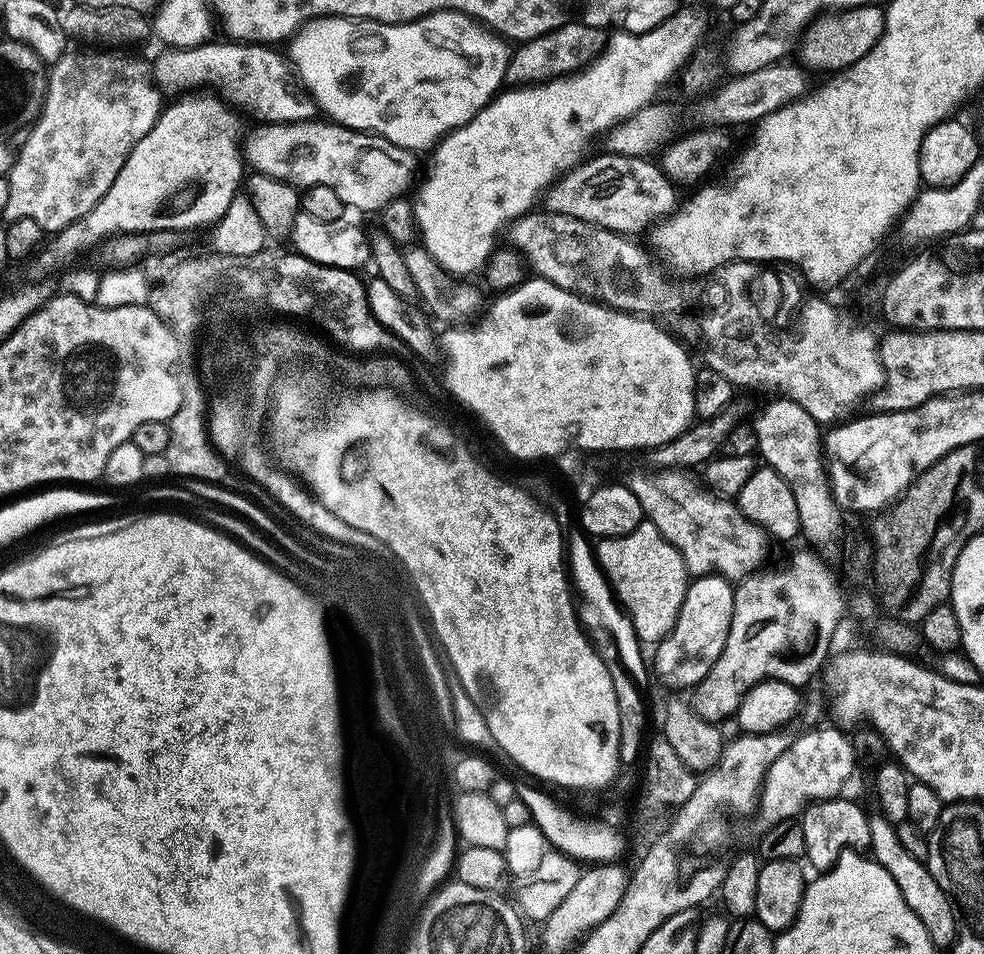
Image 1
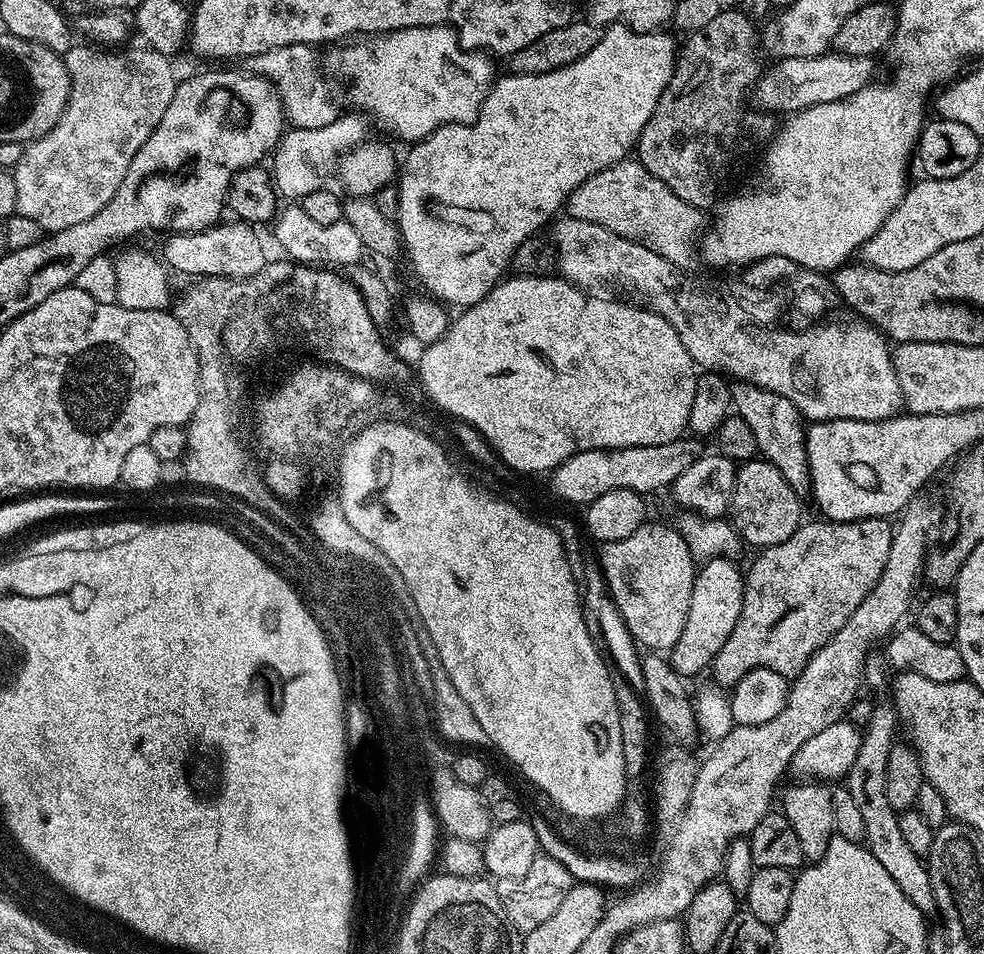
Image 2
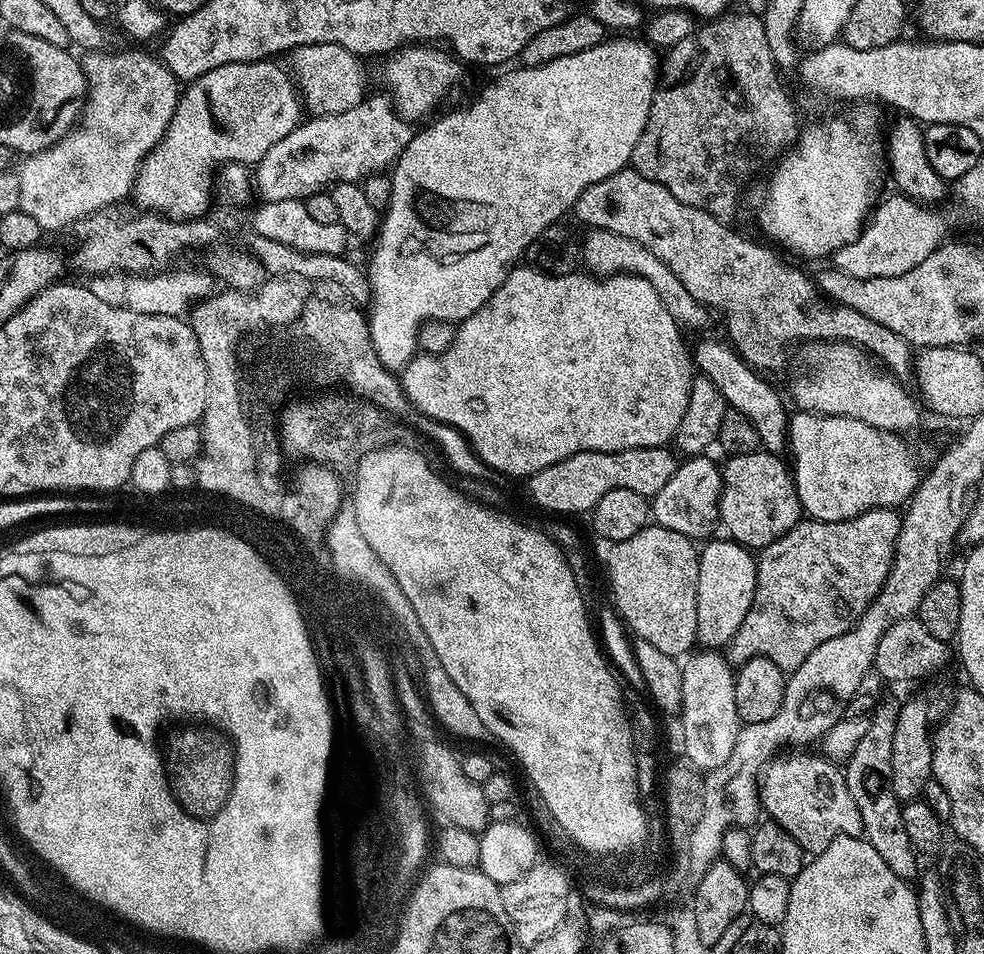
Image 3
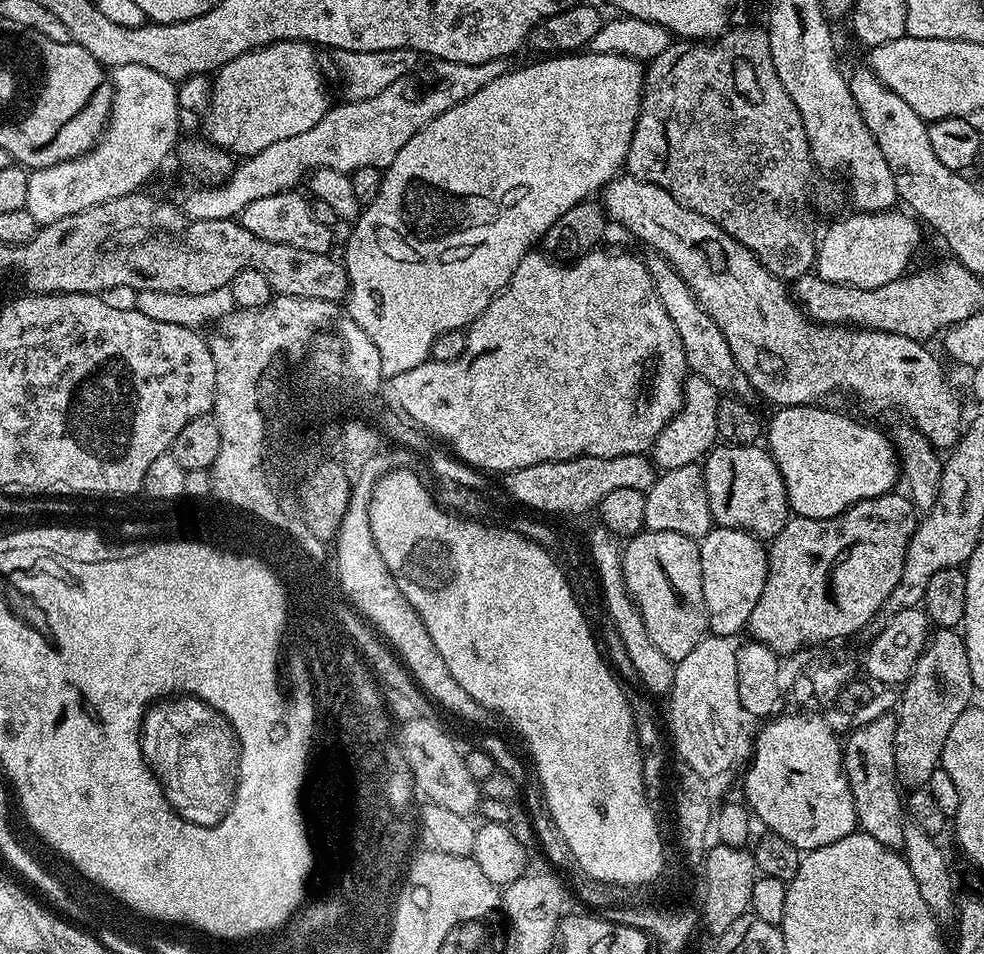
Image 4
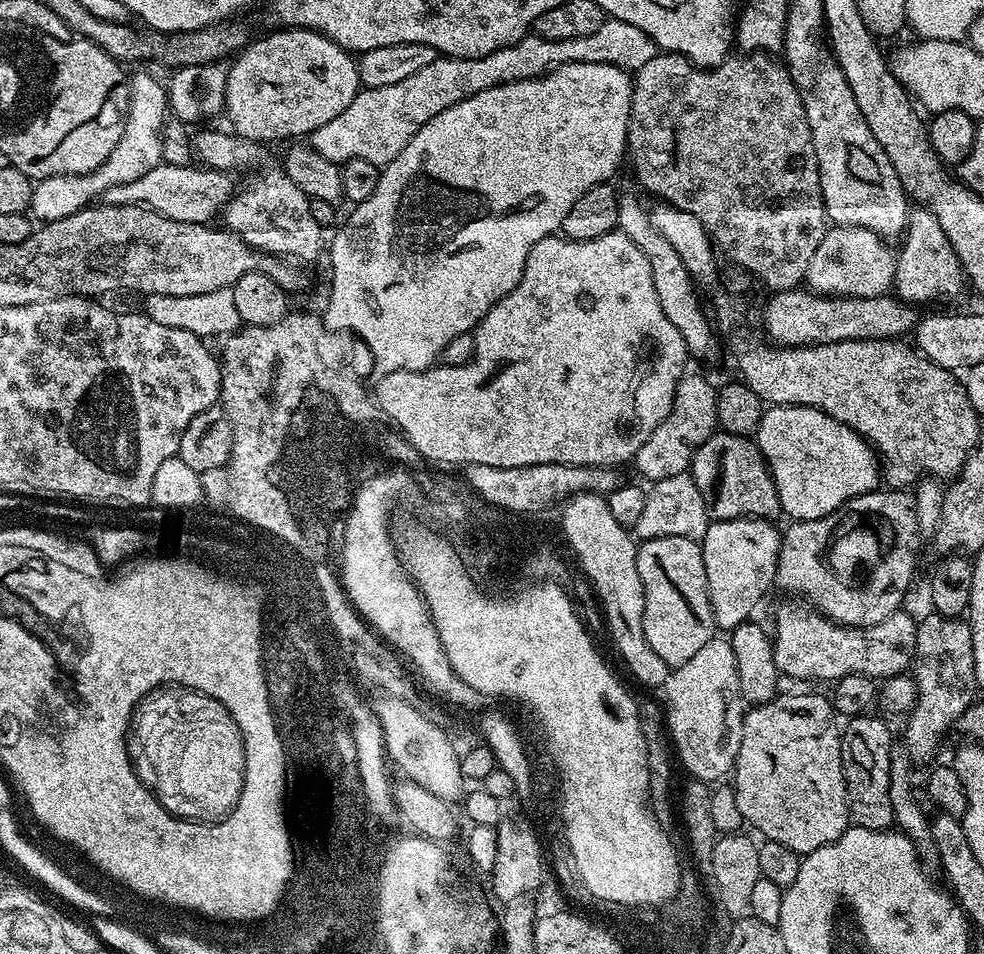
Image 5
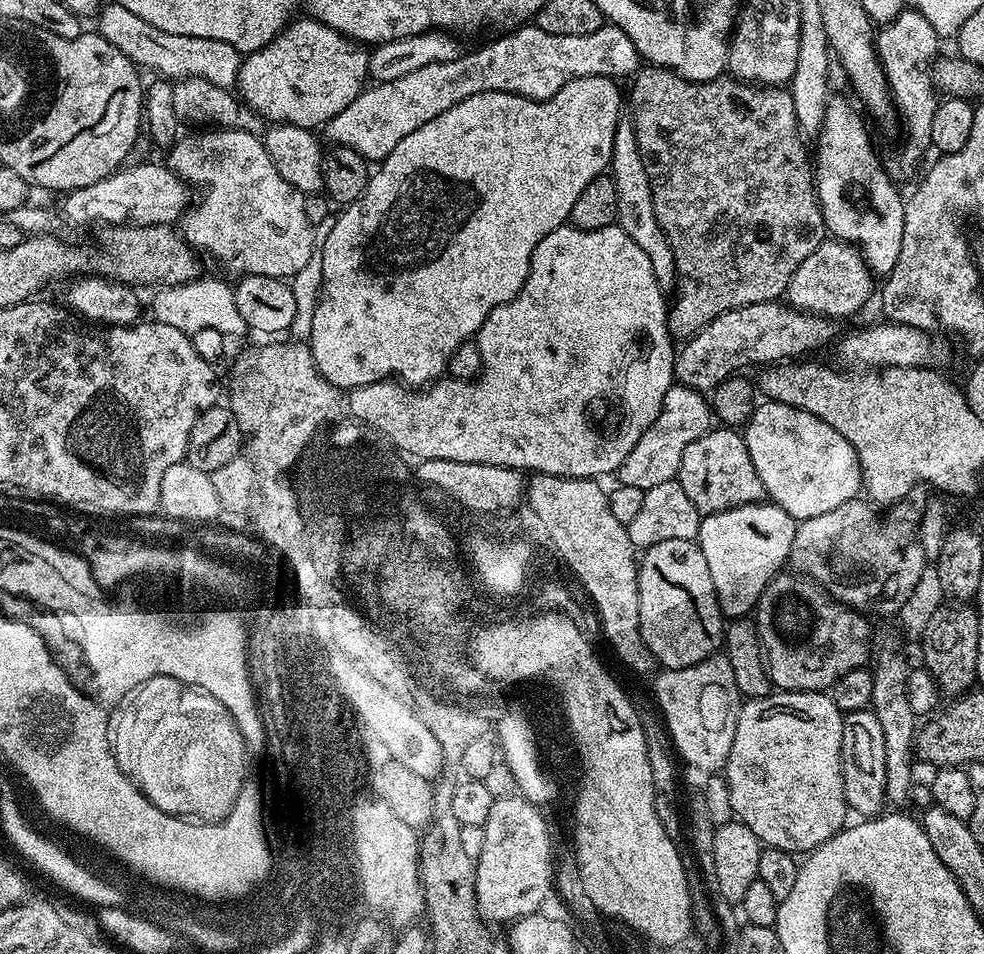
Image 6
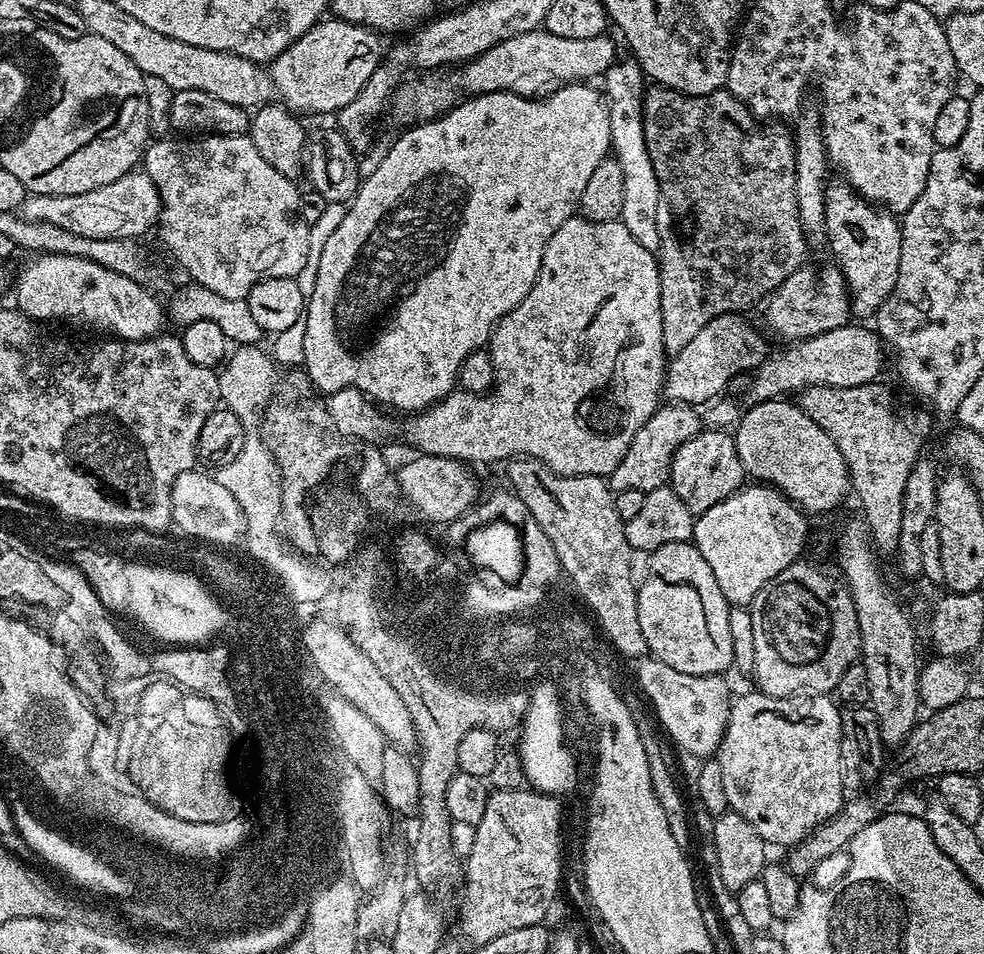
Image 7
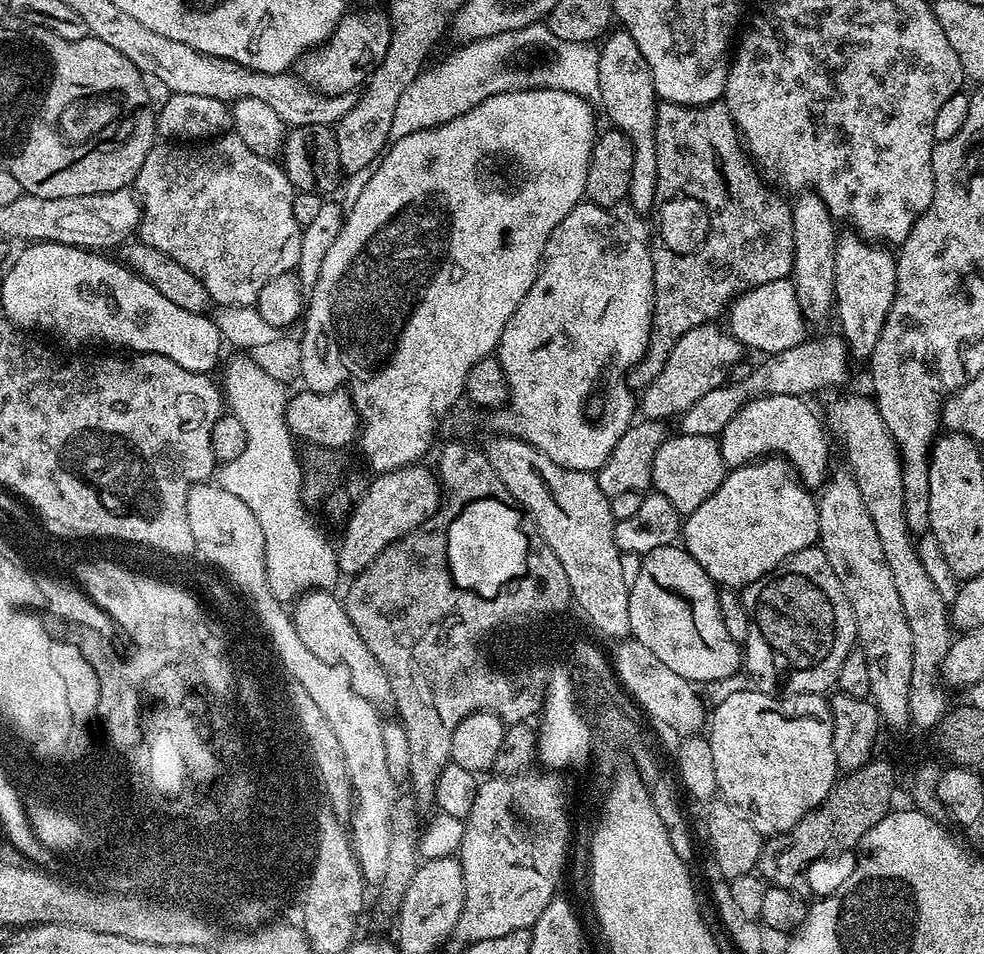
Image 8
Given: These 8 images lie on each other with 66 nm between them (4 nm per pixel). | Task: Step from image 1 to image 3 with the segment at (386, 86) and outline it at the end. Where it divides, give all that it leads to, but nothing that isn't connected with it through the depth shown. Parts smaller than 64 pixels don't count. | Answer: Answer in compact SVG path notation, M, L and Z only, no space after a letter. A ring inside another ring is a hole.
M426 44L405 46L391 53L384 62L384 84L388 87L387 95L397 112L409 122L417 122L416 120L420 119L423 121L431 117L437 111L435 108L443 102L444 95L459 82L460 68L462 69L461 61L451 52L440 46Z

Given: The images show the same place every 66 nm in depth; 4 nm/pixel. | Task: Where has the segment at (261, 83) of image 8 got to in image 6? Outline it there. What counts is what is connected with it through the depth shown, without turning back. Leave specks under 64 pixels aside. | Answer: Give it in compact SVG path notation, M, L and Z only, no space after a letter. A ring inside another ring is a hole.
M146 26L146 34L142 34L142 44L144 52L140 52L140 60L136 66L146 70L150 68L165 79L200 77L227 89L231 89L239 81L243 57L237 48L229 43L218 42L217 39L168 34L164 30Z

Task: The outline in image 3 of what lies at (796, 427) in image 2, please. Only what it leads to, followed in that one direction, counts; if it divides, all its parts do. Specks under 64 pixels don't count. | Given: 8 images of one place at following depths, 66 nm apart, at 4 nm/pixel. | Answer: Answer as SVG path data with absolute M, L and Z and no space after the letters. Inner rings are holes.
M700 340L696 348L694 344L695 371L699 375L708 376L710 382L718 386L718 394L722 394L729 408L737 408L739 412L746 414L746 418L750 418L750 422L754 422L754 430L758 430L763 451L783 453L786 448L790 408L784 405L783 398L764 381L767 379L736 353L731 343L721 340Z

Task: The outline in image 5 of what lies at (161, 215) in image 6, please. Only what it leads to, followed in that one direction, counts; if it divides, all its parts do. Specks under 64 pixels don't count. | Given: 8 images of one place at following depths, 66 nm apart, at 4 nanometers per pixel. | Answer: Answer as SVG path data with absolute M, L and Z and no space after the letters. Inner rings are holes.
M161 162L150 174L142 174L142 178L134 178L134 182L126 182L111 188L106 194L109 204L143 204L153 208L166 218L174 218L178 222L191 224L208 224L223 213L228 201L236 195L238 184L232 181L233 173L218 168L189 166L179 168L173 164Z

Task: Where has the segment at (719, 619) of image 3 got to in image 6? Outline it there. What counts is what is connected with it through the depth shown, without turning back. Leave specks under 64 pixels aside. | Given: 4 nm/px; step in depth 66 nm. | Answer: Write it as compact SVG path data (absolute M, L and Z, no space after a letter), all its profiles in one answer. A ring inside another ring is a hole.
M771 502L743 504L701 519L698 543L706 554L706 566L710 566L710 578L714 578L714 590L725 617L747 617L759 604L766 586L789 563L797 523Z

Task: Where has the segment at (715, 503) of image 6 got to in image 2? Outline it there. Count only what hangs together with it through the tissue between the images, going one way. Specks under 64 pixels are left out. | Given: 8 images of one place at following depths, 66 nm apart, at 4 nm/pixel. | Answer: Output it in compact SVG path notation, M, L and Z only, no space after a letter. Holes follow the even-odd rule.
M757 458L743 461L737 467L730 501L730 520L745 545L753 544L753 549L759 550L786 542L786 538L790 538L790 534L797 532L801 526L800 504L801 497L770 461Z

